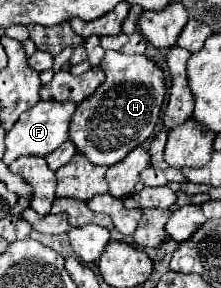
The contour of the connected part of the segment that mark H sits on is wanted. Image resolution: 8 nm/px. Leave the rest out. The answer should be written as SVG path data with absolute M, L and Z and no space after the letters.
M110 50L102 60L102 70L106 80L92 96L78 104L72 116L70 140L76 152L86 156L92 164L114 166L152 136L164 102L166 84L162 70L146 56L128 56Z

